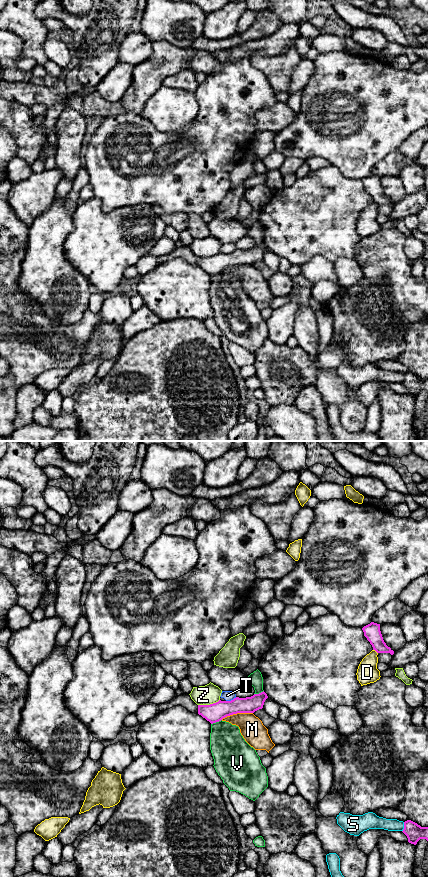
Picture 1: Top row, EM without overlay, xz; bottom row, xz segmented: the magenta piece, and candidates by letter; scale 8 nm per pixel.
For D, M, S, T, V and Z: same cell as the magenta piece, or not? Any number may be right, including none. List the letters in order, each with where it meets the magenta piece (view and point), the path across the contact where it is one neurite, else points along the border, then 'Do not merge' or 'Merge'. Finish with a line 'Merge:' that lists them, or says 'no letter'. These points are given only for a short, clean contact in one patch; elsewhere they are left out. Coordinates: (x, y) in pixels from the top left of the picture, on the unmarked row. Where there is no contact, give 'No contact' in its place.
D: Touches magenta at xz (375, 202). Do not merge
M: Touches magenta at xz (236, 265). Do not merge
S: Touches magenta at xz (404, 379). Do not merge
T: Touches magenta at xz (231, 252). Boundary: xz (236, 249), (226, 253). Do not merge
V: Touches magenta at xz (216, 273). Do not merge
Z: Touches magenta at xz (208, 257). Do not merge
Merge: no letter

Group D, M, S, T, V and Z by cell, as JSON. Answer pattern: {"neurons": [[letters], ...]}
{"neurons": [["D"], ["M"], ["S"], ["T"], ["V"], ["Z"]]}

